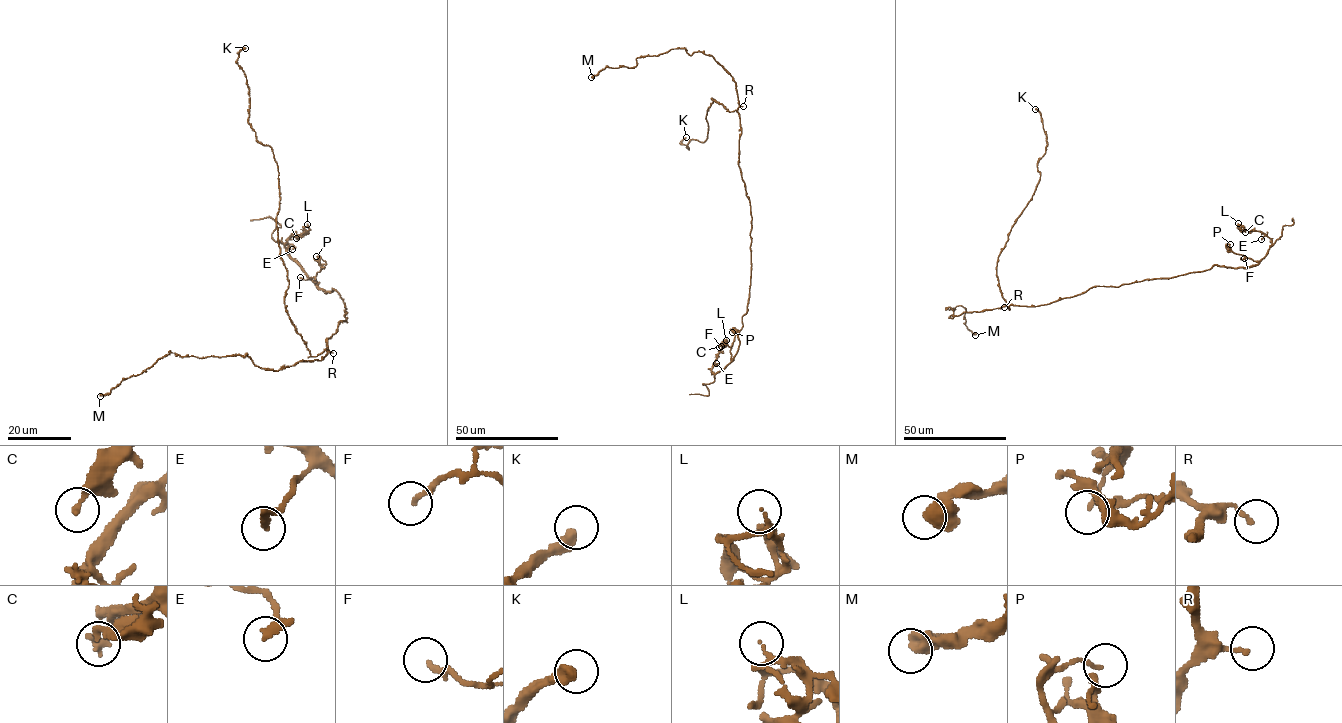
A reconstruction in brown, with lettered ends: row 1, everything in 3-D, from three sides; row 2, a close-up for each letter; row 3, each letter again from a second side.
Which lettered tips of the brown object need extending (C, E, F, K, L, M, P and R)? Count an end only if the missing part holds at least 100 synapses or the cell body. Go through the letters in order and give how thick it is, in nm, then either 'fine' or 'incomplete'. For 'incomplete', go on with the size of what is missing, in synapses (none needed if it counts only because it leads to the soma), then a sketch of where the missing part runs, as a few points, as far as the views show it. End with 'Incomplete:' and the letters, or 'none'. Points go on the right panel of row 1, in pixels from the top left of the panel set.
C: 170 nm thick; fine
E: 320 nm thick; fine
F: 180 nm thick; fine
K: 420 nm thick; fine
L: 100 nm thick; fine
M: 600 nm thick; fine
P: 120 nm thick; fine
R: 130 nm thick; fine
Incomplete: none

